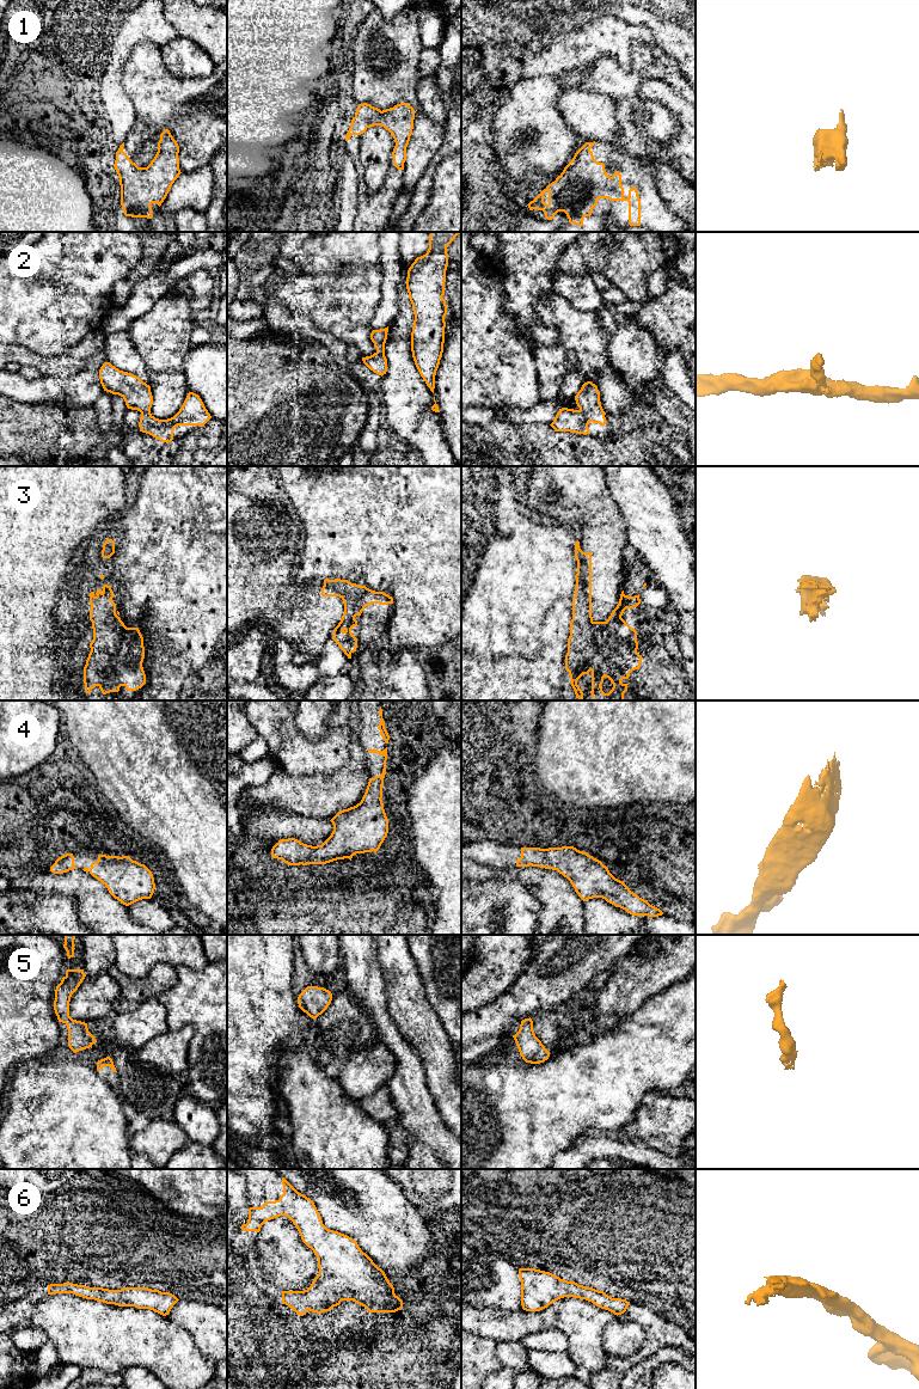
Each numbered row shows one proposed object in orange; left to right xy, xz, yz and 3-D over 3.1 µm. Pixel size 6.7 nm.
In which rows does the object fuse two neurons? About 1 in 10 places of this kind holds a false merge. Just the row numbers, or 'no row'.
no row

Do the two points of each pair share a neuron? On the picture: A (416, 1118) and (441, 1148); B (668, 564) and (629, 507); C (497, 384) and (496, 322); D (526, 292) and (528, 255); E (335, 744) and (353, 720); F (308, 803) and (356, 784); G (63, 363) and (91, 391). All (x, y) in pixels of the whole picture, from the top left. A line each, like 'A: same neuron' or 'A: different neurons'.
A: same neuron
B: same neuron
C: same neuron
D: same neuron
E: different neurons
F: same neuron
G: different neurons

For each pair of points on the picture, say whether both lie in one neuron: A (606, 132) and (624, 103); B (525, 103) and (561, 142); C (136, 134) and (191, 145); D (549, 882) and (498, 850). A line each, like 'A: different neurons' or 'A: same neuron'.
A: different neurons
B: same neuron
C: different neurons
D: different neurons

